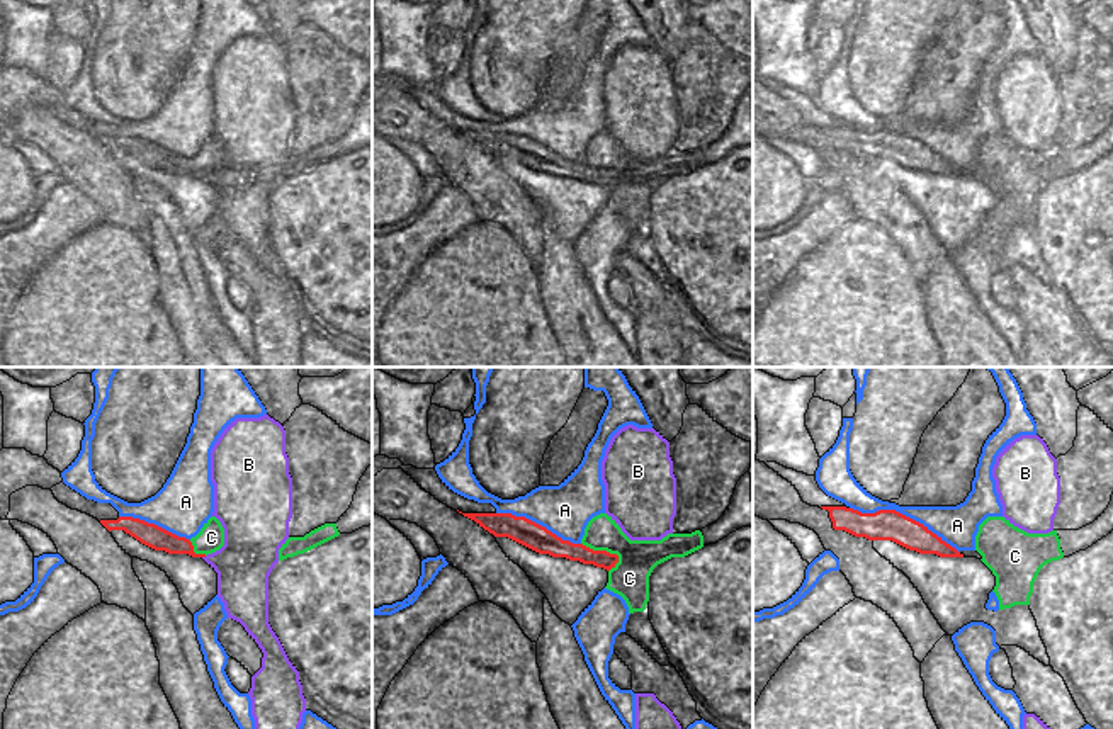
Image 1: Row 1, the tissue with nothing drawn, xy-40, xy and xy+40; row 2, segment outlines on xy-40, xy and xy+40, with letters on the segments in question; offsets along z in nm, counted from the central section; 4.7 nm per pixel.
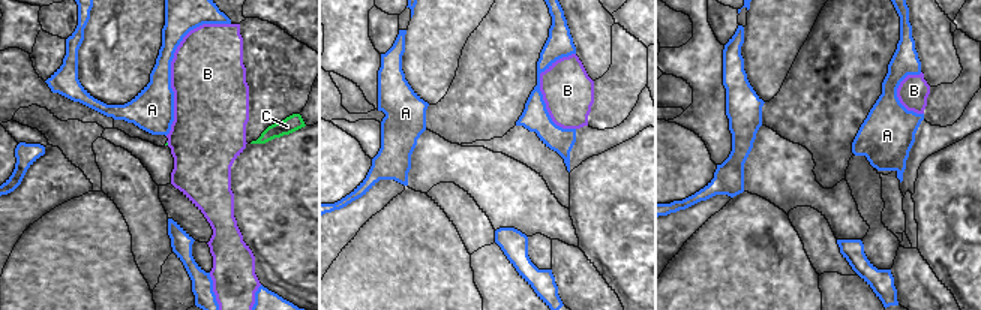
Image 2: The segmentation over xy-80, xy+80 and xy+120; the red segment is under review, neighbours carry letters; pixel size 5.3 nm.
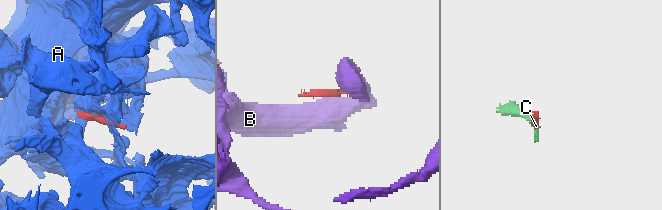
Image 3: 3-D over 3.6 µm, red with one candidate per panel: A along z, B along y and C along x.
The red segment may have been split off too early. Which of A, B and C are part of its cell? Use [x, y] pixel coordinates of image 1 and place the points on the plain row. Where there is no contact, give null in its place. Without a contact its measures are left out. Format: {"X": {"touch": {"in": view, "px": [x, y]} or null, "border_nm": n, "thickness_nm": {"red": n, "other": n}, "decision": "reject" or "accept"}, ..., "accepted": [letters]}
{"A": {"touch": {"in": "xy+40", "px": [904, 135]}, "border_nm": 550, "thickness_nm": {"red": 140, "other": 180}, "decision": "reject"}, "B": {"touch": null, "decision": "reject"}, "C": {"touch": {"in": "xy", "px": [602, 170]}, "border_nm": 200, "thickness_nm": {"red": 100, "other": 180}, "decision": "accept"}, "accepted": ["C"]}

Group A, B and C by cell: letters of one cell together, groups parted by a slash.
A / B / C

